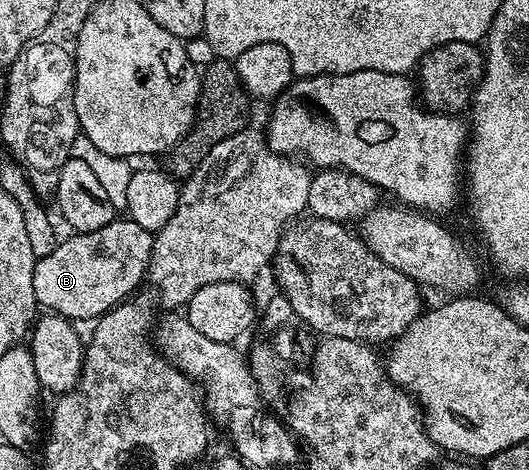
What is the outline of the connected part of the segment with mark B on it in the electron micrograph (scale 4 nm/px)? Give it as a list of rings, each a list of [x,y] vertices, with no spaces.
[[[121,216],[103,228],[91,233],[74,233],[58,241],[55,250],[36,261],[33,274],[33,290],[36,303],[46,311],[64,316],[73,322],[103,317],[112,307],[126,301],[139,287],[141,280],[147,275],[148,264],[151,262],[151,244],[153,234],[139,226],[128,217]]]

